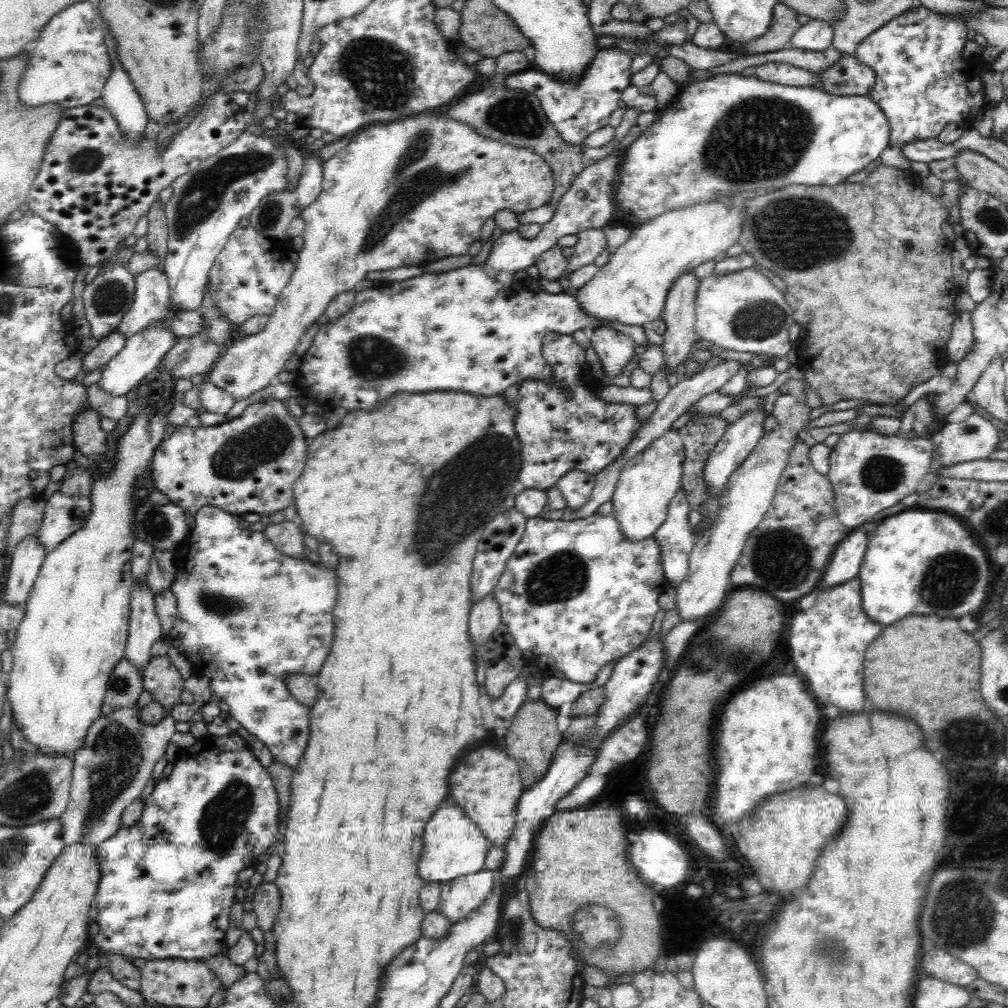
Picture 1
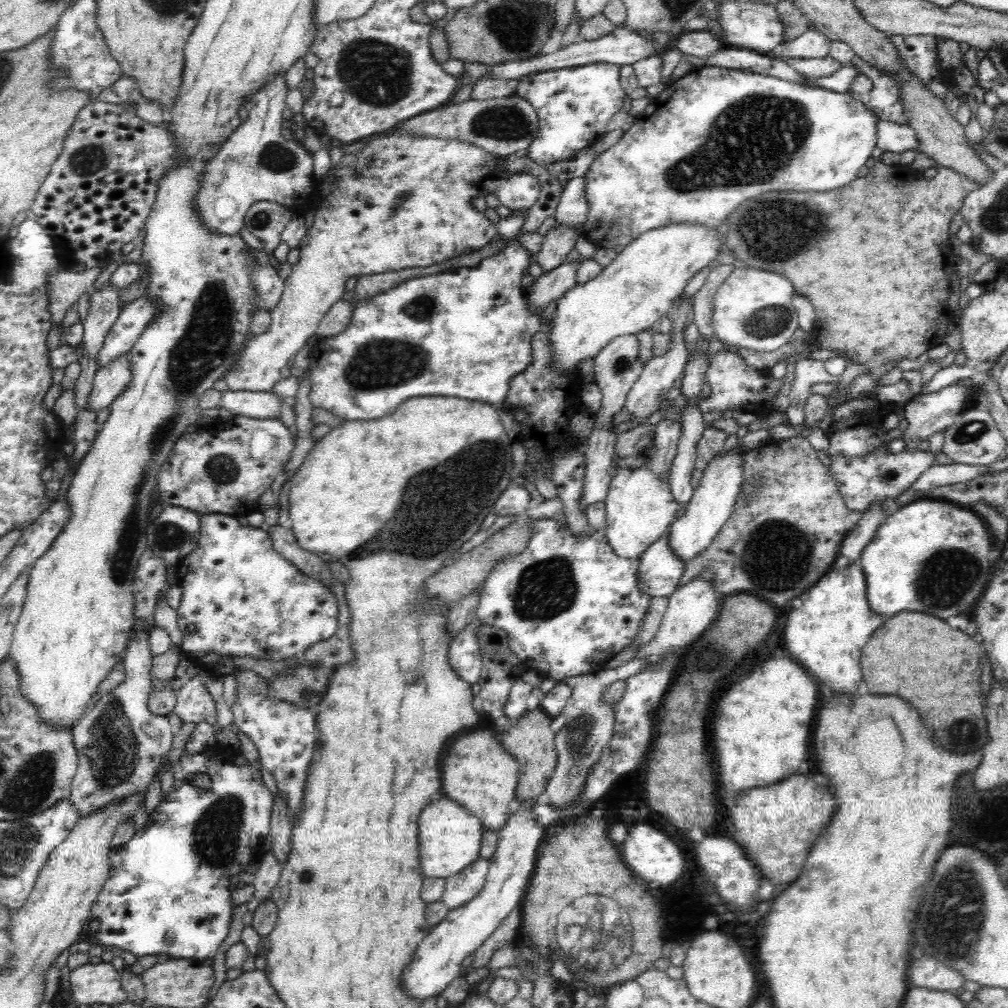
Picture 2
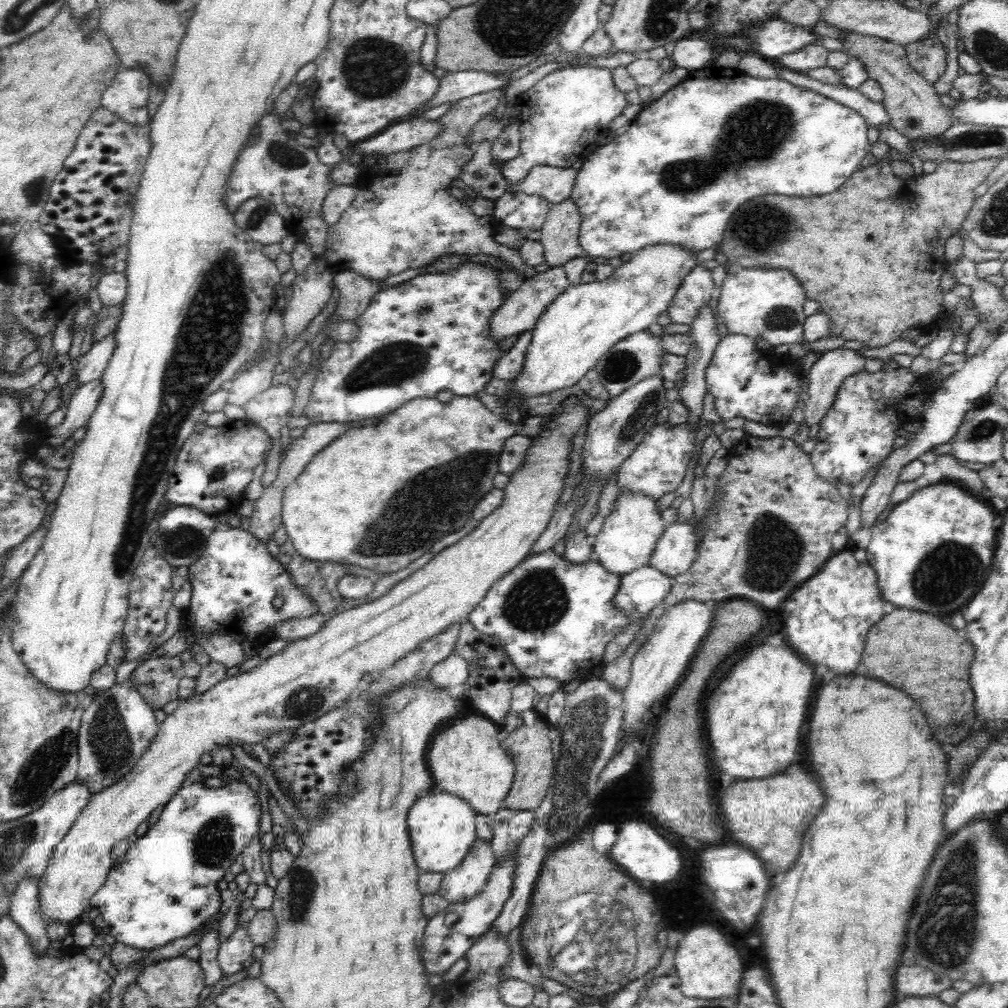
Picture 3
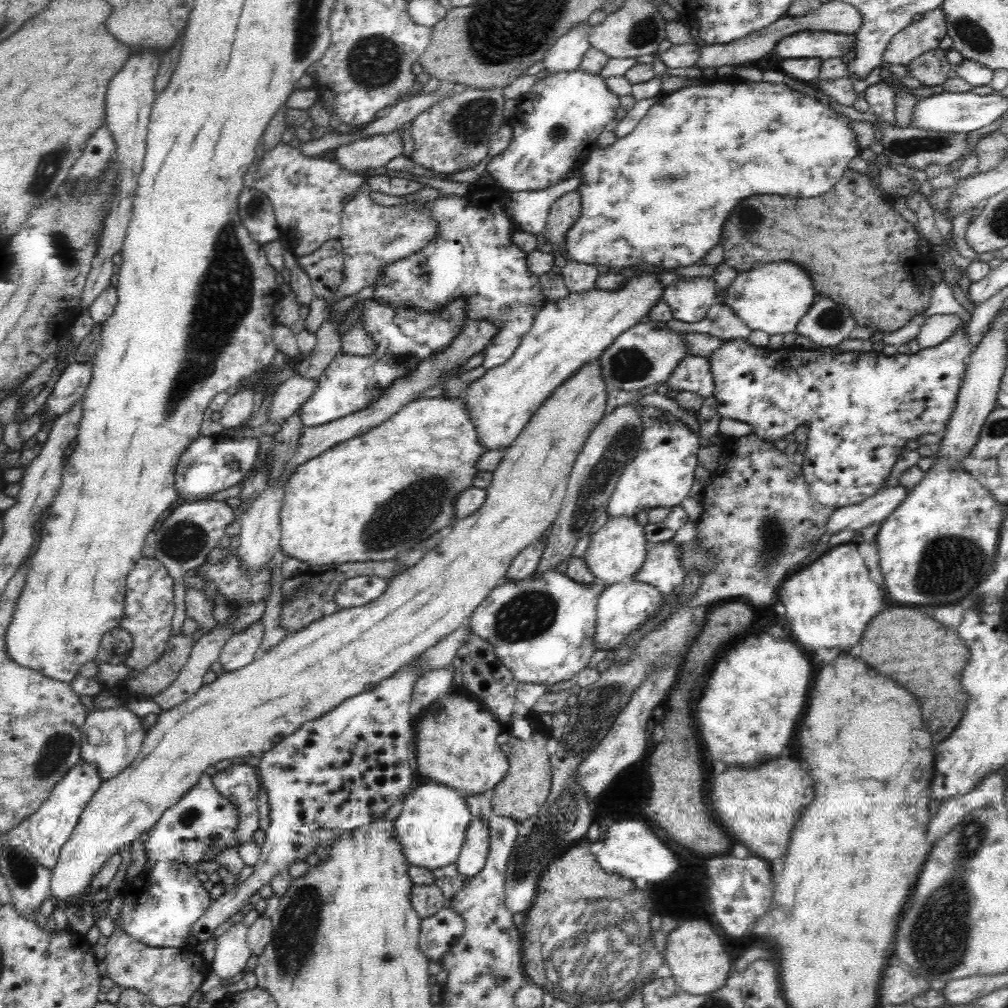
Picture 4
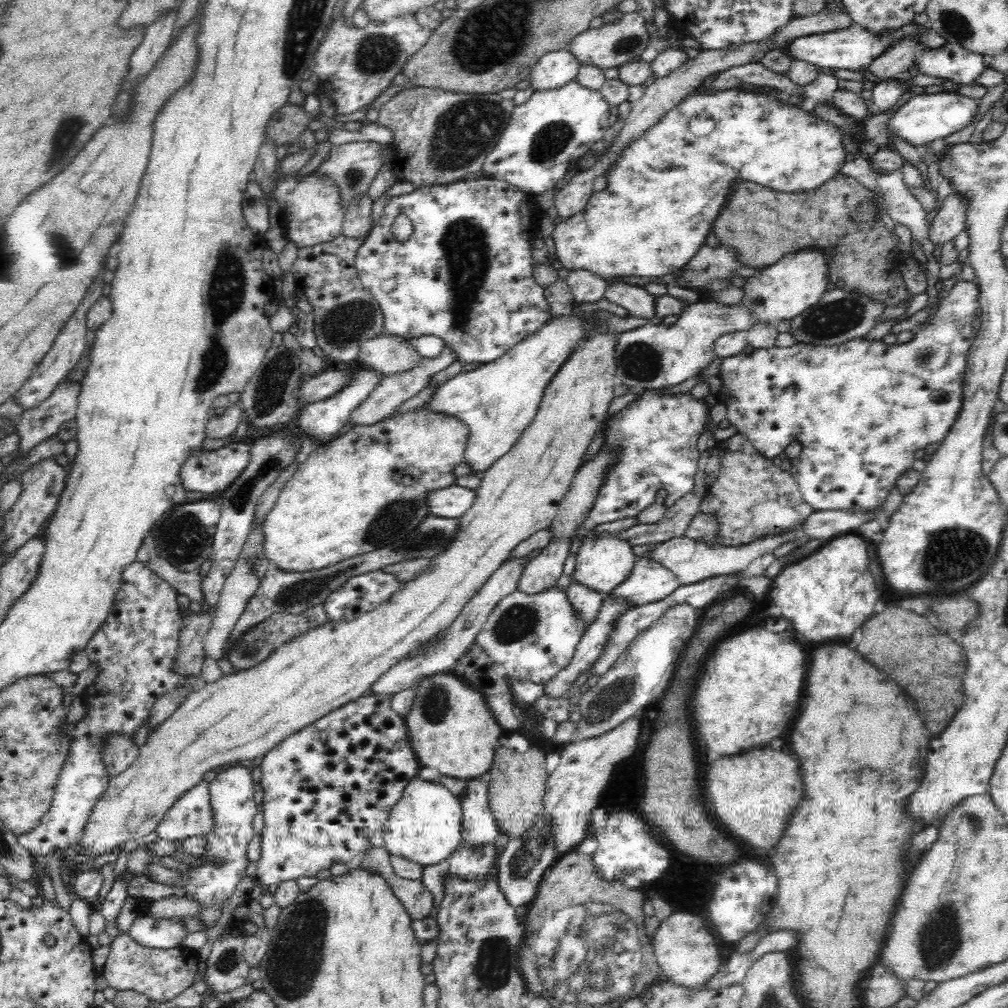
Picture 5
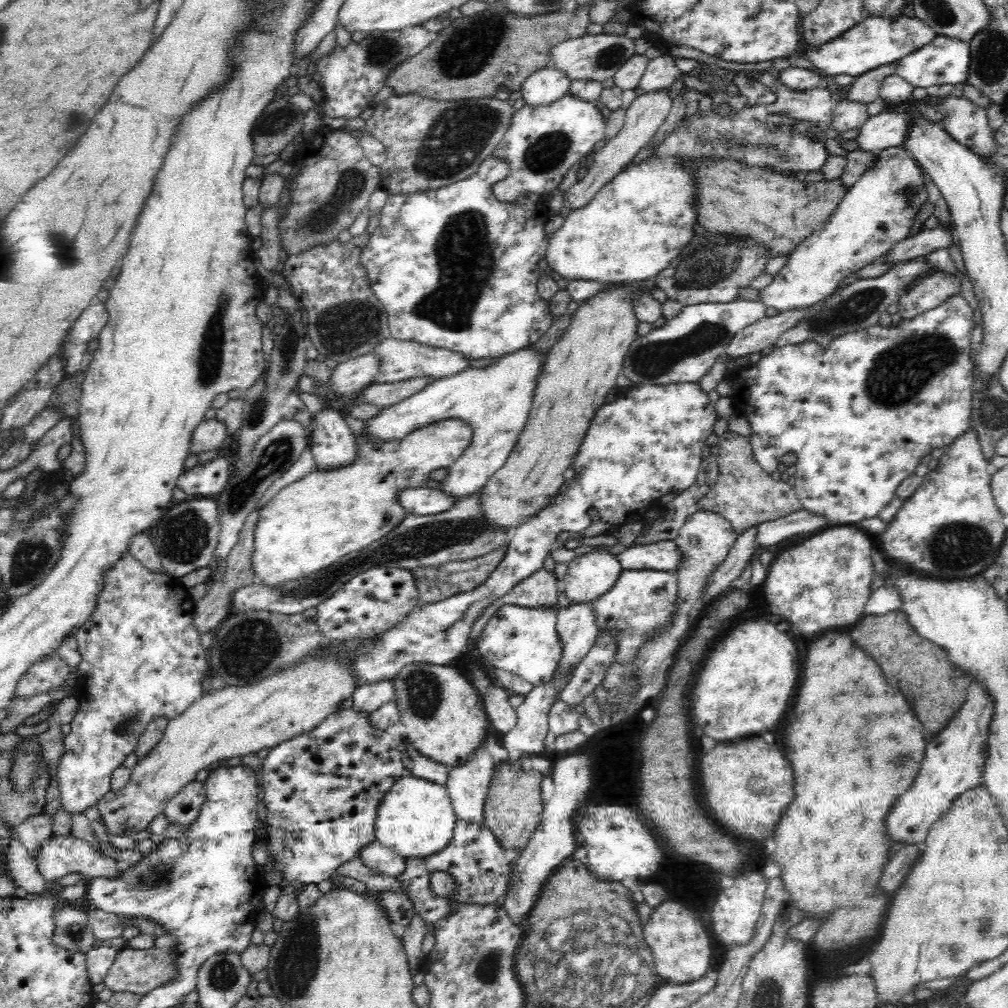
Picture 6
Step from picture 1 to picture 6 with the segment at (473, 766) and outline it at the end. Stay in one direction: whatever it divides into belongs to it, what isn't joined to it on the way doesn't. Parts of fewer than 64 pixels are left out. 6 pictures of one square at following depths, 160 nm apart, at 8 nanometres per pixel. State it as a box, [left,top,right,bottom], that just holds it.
[392,662,491,766]

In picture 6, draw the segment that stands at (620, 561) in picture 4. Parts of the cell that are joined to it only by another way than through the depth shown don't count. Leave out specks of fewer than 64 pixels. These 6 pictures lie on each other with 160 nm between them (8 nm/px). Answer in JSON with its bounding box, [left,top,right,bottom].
[560,552,623,603]

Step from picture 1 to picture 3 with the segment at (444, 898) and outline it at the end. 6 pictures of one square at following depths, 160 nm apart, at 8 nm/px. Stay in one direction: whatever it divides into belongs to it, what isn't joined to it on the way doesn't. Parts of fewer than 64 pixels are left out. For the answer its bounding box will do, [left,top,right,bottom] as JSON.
[437,838,494,904]

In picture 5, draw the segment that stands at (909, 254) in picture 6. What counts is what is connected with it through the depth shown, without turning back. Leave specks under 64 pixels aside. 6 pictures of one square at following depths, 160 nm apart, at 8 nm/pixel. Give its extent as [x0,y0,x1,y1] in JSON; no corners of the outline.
[928,191,966,248]

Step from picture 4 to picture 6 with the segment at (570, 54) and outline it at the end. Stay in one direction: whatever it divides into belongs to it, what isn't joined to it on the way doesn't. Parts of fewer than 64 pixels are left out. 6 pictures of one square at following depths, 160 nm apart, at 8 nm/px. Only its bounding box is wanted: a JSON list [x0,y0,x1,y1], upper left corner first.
[521,65,571,106]

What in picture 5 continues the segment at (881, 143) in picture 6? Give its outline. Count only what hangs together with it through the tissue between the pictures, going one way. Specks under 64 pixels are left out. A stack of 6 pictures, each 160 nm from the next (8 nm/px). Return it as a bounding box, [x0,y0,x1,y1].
[886,90,976,148]

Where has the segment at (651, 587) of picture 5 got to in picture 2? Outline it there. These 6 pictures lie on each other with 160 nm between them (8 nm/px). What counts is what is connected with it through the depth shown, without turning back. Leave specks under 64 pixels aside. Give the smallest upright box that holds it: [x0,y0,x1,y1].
[668,445,745,563]

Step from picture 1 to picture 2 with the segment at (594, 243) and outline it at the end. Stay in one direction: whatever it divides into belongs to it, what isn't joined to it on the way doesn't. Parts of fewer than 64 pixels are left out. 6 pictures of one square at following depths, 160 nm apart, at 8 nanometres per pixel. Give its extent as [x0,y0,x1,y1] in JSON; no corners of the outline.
[523,262,578,314]

